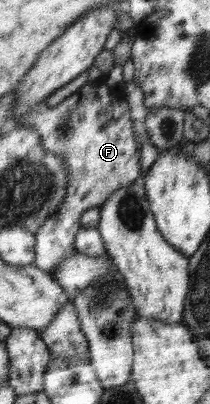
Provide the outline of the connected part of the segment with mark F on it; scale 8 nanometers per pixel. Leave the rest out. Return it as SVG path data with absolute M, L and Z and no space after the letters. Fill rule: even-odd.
M106 75L86 82L75 93L54 107L42 101L22 116L22 128L38 133L42 149L64 159L68 171L68 188L56 214L40 226L35 235L33 264L40 270L53 273L66 256L72 256L75 239L81 228L84 211L101 206L110 194L126 187L141 176L140 148L134 140L130 104L123 89L112 90L106 85ZM100 109L100 123L98 123Z

